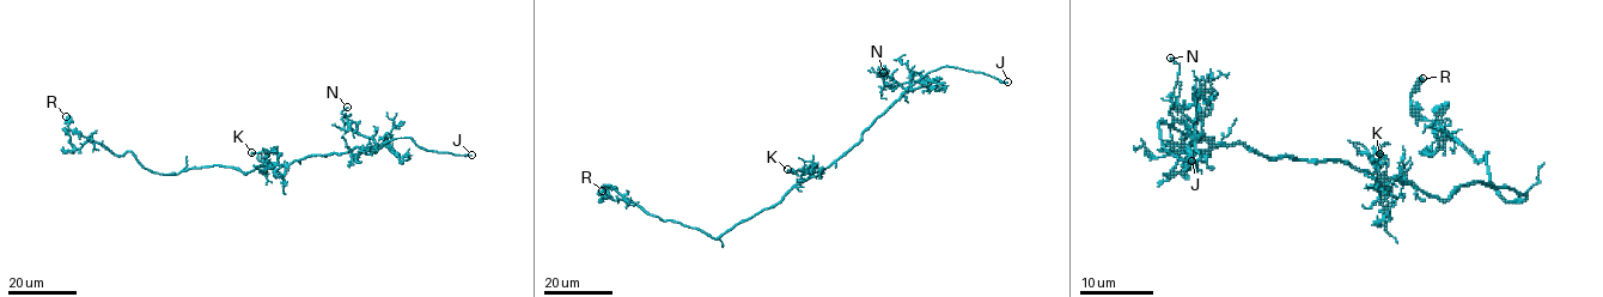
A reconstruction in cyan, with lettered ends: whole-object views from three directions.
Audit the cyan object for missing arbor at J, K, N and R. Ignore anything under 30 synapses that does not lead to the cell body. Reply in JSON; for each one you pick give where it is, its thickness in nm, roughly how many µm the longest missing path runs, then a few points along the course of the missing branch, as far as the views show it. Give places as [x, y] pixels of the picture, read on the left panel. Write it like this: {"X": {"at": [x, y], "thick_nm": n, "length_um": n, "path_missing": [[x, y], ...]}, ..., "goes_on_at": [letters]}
{"J": {"at": [471, 155], "thick_nm": 170, "length_um": 25}, "goes_on_at": ["J"]}

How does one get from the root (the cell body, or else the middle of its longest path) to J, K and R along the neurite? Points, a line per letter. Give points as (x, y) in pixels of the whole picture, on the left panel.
J: (264, 167), (288, 164), (310, 155), (345, 153), (406, 137), (427, 150), (471, 155)
K: (264, 167), (275, 164), (269, 164), (263, 152), (251, 152)
R: (264, 167), (247, 174), (218, 165), (152, 173), (130, 152), (111, 153), (71, 131), (66, 116)

